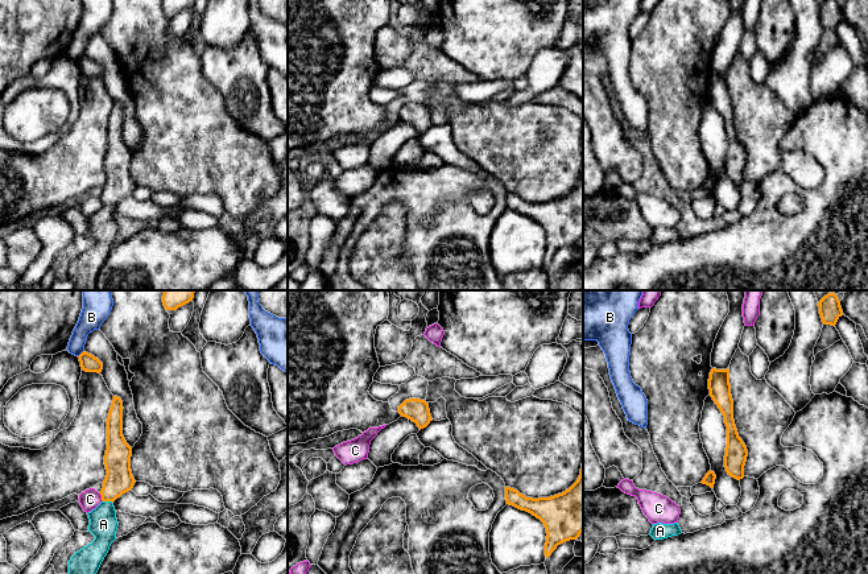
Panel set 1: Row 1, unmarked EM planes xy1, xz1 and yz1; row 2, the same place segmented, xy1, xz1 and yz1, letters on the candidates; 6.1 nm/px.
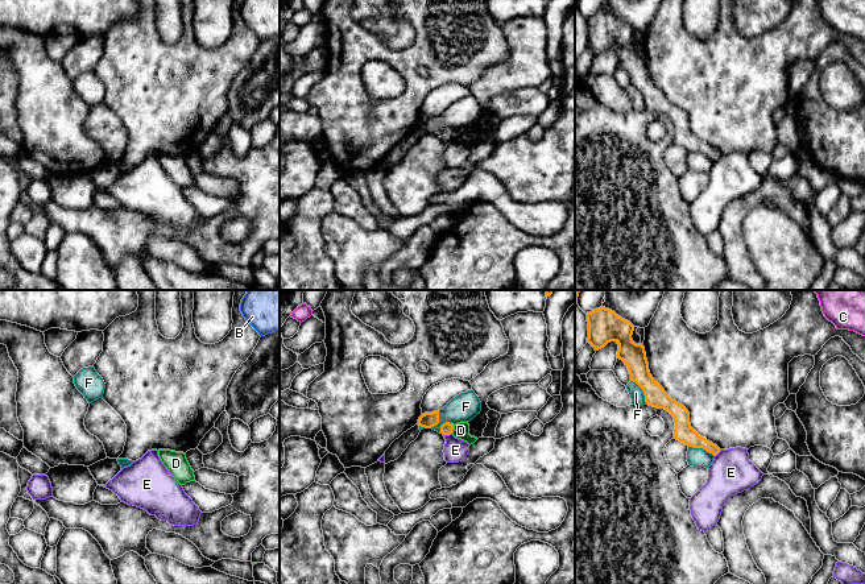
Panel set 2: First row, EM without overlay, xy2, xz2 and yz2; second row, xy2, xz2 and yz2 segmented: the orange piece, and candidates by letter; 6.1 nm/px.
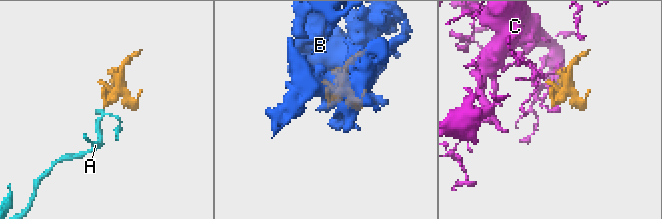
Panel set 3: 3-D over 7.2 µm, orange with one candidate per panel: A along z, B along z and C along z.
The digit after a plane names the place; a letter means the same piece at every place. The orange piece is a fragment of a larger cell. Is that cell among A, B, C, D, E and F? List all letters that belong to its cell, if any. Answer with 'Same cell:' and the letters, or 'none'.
Same cell: A

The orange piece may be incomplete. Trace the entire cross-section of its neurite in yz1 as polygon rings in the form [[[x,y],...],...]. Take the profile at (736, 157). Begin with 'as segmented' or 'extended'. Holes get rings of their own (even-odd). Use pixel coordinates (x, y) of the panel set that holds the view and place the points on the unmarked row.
as segmented; [[[712,73],[708,83],[710,100],[724,120],[727,131],[727,152],[724,160],[724,172],[728,179],[740,185],[744,182],[744,170],[748,154],[739,141],[733,124],[733,104],[731,99],[729,74]]]

